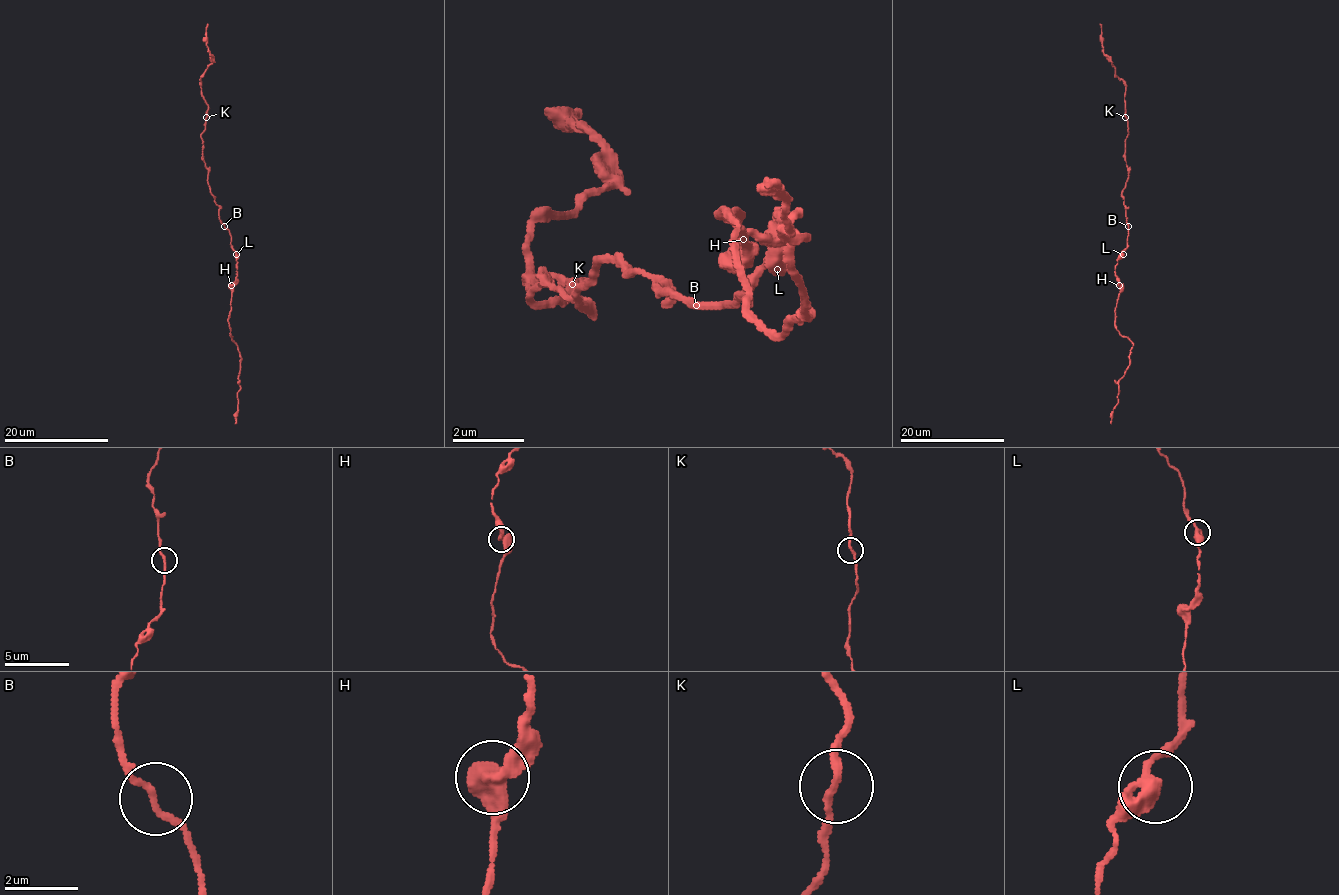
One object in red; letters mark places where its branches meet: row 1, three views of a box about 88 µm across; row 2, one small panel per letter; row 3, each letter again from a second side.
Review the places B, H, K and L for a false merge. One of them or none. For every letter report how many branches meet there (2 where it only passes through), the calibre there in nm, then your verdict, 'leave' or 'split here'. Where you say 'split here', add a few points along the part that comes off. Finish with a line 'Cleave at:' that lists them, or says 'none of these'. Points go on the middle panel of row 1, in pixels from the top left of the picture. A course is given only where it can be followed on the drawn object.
B: branches 2; calibre 190 nm; leave
H: branches 2; calibre 550 nm; leave
K: branches 2; calibre 220 nm; leave
L: branches 2; calibre 400 nm; leave
Cleave at: none of these

